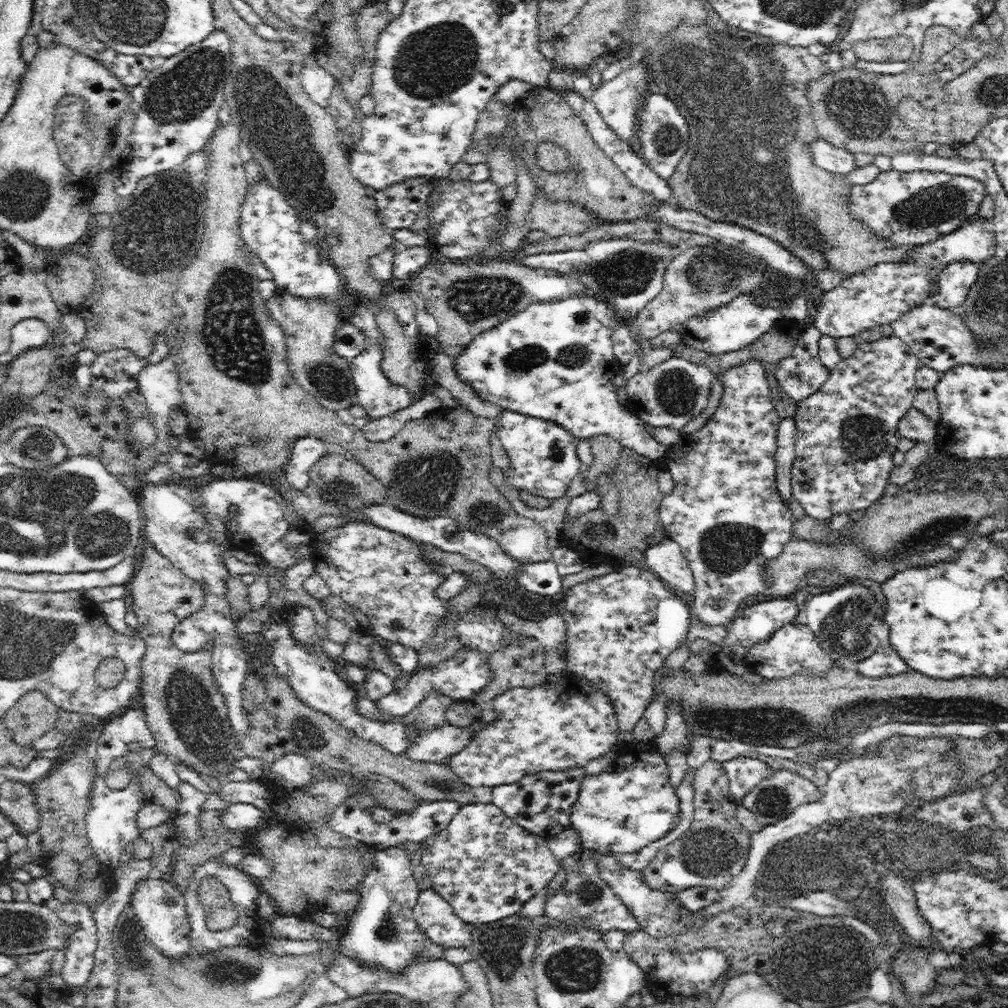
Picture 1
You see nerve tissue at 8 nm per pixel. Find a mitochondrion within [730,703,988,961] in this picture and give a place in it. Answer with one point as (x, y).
(780, 873)

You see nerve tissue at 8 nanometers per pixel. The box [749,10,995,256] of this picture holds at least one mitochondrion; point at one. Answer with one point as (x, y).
(859, 108)

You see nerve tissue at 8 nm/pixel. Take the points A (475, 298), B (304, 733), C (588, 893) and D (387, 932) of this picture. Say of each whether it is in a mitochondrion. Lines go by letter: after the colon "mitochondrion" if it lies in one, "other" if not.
A: mitochondrion
B: mitochondrion
C: mitochondrion
D: mitochondrion

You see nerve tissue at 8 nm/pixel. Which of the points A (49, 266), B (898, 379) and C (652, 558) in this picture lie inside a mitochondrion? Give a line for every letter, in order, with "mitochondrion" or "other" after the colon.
A: other
B: other
C: other

